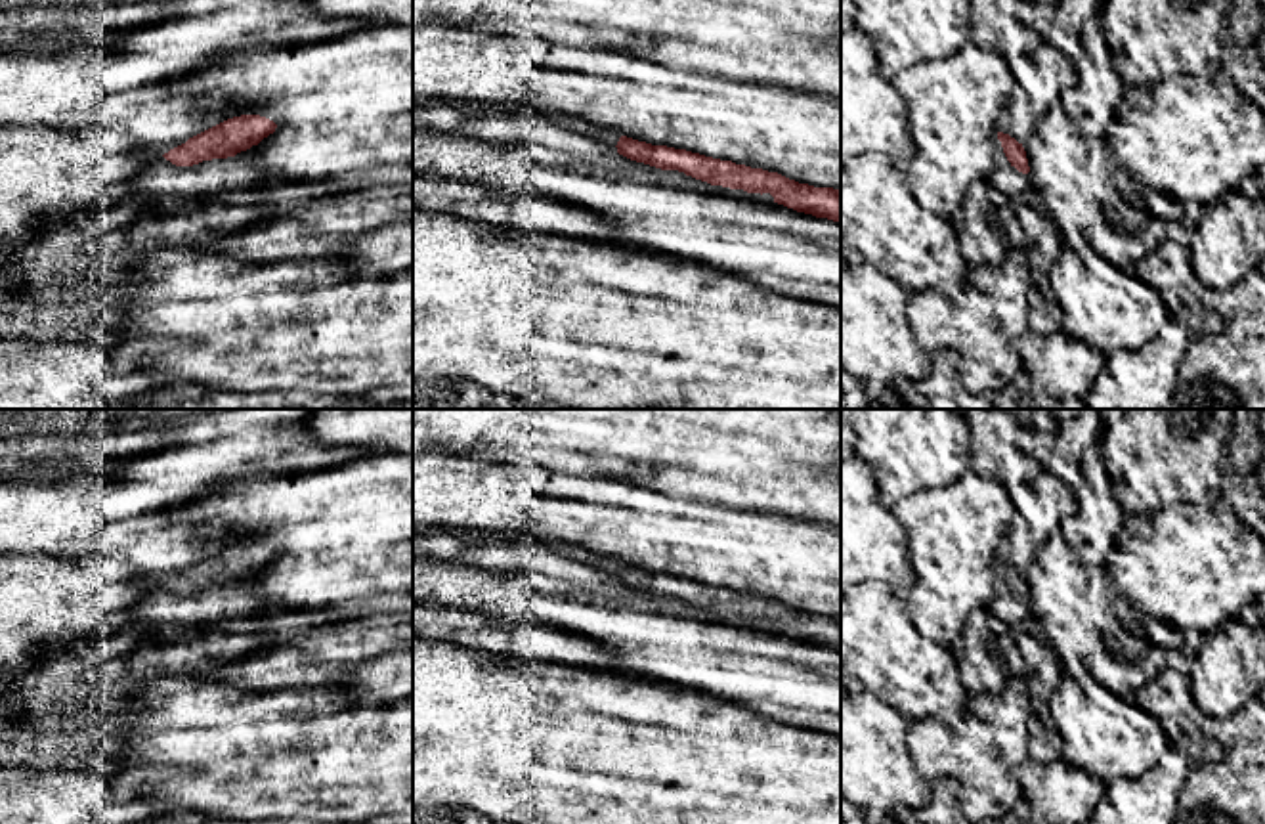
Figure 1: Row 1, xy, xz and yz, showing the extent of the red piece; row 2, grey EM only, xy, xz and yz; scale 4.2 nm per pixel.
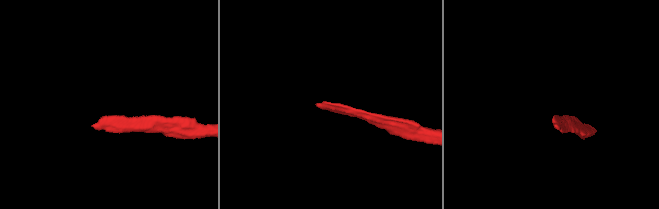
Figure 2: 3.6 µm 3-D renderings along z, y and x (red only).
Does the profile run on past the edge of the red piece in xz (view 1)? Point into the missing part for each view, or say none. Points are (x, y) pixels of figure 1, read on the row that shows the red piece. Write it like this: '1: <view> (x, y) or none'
1: xz (581, 127)

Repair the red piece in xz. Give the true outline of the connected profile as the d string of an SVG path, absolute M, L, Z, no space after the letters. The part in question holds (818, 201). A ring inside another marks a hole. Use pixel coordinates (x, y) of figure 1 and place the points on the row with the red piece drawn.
M562 115L548 117L562 128L615 145L617 153L631 161L644 163L661 170L678 170L711 185L743 189L747 193L761 195L770 193L774 197L774 203L778 205L793 208L797 212L812 214L816 218L841 222L841 189L814 187L789 180L778 172L751 168L686 149L652 145L627 136L619 136L613 130L592 126L590 122L581 119L569 119Z

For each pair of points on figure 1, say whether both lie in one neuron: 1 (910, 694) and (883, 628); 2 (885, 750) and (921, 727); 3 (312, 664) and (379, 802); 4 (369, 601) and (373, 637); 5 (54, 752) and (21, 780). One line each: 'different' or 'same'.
1: same
2: different
3: different
4: different
5: different

